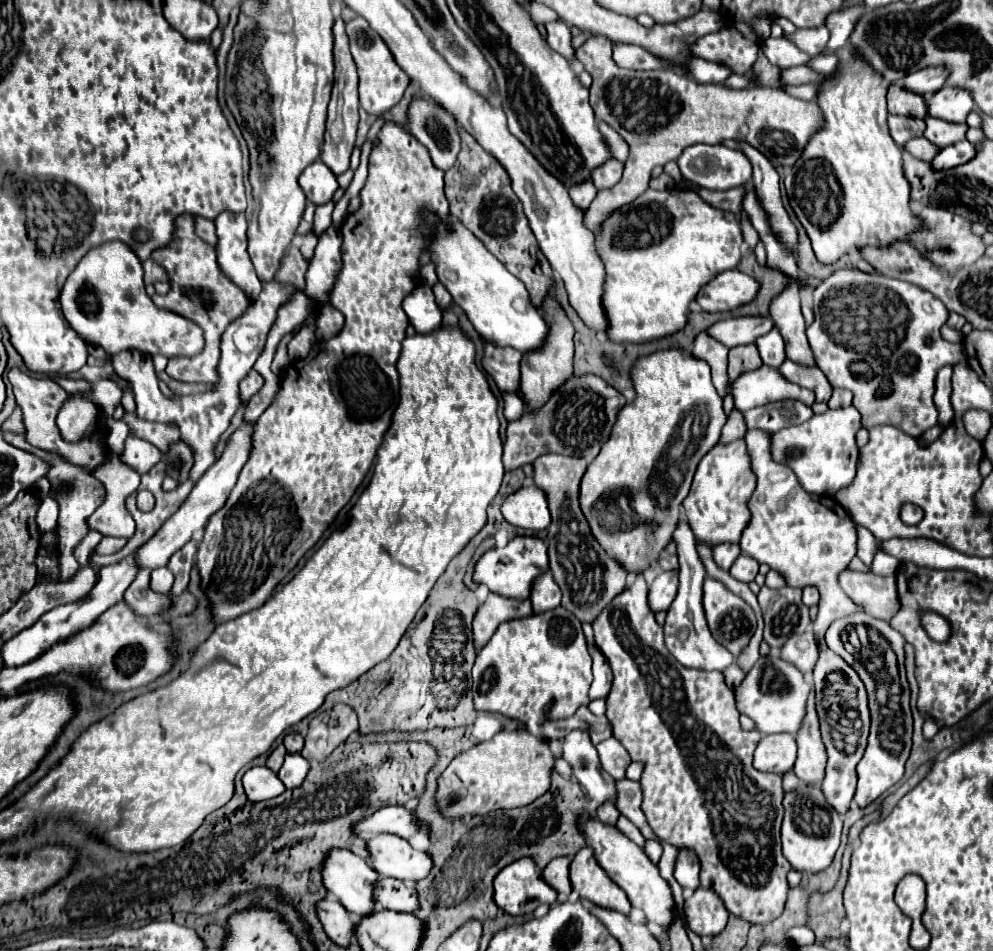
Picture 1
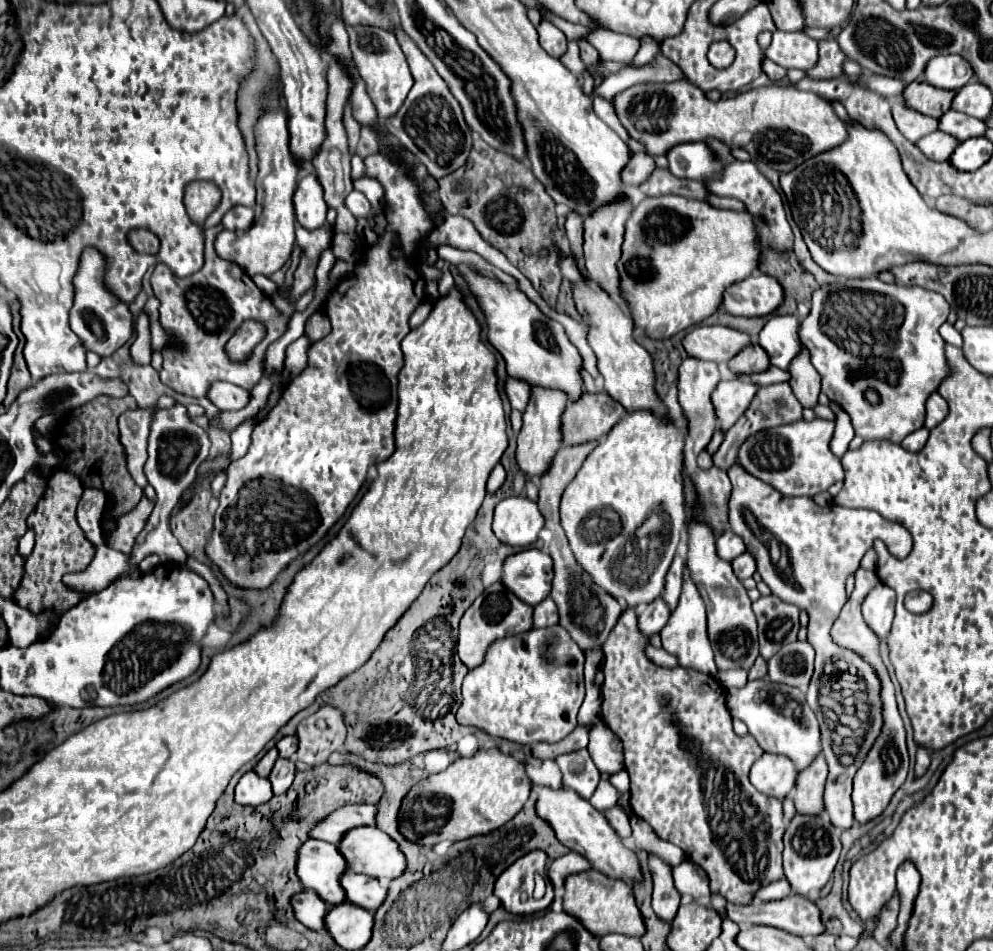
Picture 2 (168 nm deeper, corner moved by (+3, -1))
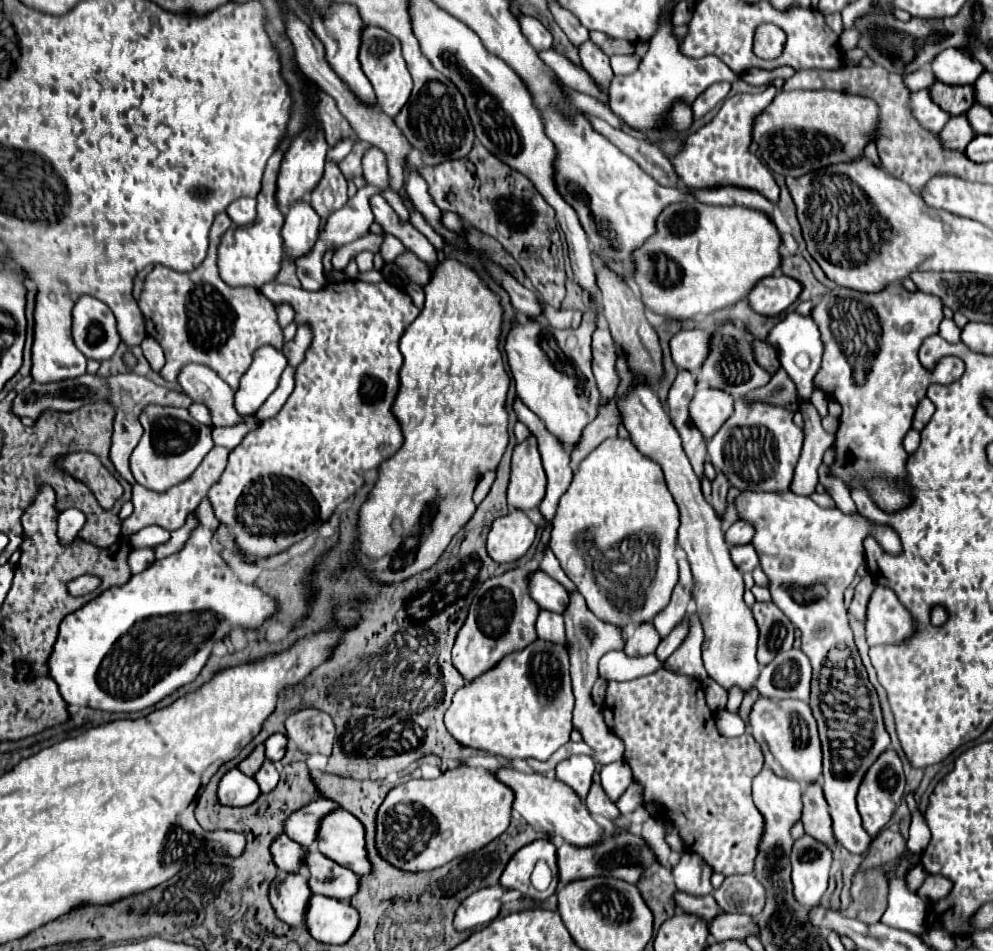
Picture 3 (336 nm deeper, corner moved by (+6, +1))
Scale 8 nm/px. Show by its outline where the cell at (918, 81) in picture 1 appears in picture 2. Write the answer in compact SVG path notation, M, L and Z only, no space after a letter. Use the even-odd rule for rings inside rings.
M947 54L947 56L935 56L933 60L929 60L925 68L925 76L927 76L927 82L933 84L935 88L958 90L973 80L975 72L963 56Z

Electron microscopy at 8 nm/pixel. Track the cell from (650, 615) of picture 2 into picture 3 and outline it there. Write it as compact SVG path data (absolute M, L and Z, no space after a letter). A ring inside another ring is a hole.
M642 622L642 626L634 628L634 634L626 640L624 652L628 656L644 656L652 654L660 644L660 634L656 632L652 622Z

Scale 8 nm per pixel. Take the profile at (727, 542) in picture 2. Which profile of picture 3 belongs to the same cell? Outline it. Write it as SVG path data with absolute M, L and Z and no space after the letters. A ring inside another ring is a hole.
M738 520L734 522L728 530L726 530L726 542L730 546L738 546L738 544L748 544L754 536L754 528L752 524L744 522L744 520Z

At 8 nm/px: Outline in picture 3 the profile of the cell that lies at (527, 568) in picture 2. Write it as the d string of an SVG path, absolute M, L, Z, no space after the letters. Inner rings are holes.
M540 568L528 576L528 592L540 608L550 612L560 614L568 604L568 590Z

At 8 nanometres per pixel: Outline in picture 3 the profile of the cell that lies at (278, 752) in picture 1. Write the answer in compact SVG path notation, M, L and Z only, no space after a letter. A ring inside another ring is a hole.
M256 746L256 748L254 748L254 752L252 752L246 760L242 760L238 768L240 768L242 772L246 772L248 776L254 776L254 774L256 774L256 770L260 770L260 768L262 768L264 760L266 760L266 756L264 756L264 746Z

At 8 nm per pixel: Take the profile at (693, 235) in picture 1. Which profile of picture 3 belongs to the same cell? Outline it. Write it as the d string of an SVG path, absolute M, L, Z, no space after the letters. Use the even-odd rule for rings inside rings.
M684 200L666 206L658 216L656 232L644 246L632 254L634 284L640 290L642 302L660 316L672 320L688 320L696 314L712 314L722 310L750 292L760 280L770 276L780 266L780 234L770 218L758 210L740 206L710 206L698 200Z

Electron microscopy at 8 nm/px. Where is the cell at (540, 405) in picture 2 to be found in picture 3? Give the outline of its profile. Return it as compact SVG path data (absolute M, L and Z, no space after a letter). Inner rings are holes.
M530 434L524 442L516 444L512 454L508 506L530 512L538 508L546 492L546 474L538 454L538 442Z

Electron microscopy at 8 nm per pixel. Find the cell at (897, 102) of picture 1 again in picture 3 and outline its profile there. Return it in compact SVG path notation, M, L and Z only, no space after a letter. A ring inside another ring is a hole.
M934 82L934 86L930 86L930 98L950 116L958 116L974 104L974 86L948 86Z

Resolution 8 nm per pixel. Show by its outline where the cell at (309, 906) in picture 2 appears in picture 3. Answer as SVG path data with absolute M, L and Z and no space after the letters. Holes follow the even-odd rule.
M306 868L298 874L278 874L270 884L270 902L280 920L290 926L302 926L312 890L306 886Z

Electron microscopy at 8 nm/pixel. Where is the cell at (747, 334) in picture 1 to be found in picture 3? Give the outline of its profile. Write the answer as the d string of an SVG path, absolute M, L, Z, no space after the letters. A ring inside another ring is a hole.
M682 330L670 340L672 360L678 368L698 374L706 354L710 354L710 332L708 330Z

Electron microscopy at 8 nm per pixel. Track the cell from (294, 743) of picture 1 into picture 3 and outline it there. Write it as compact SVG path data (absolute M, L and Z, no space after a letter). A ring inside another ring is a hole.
M272 734L264 746L266 746L266 758L272 760L272 762L278 762L284 758L286 754L286 744L288 744L288 738L284 734Z

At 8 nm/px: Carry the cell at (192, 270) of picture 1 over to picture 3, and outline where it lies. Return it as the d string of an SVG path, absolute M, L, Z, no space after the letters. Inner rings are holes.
M224 212L214 218L210 230L210 250L198 270L174 272L166 266L154 266L154 270L146 276L138 306L146 318L148 336L156 338L164 348L166 364L160 370L160 376L166 382L178 382L178 370L194 362L212 368L236 390L258 346L272 344L282 348L284 344L274 304L264 298L258 288L230 288L218 276L216 248L230 224L232 222Z

